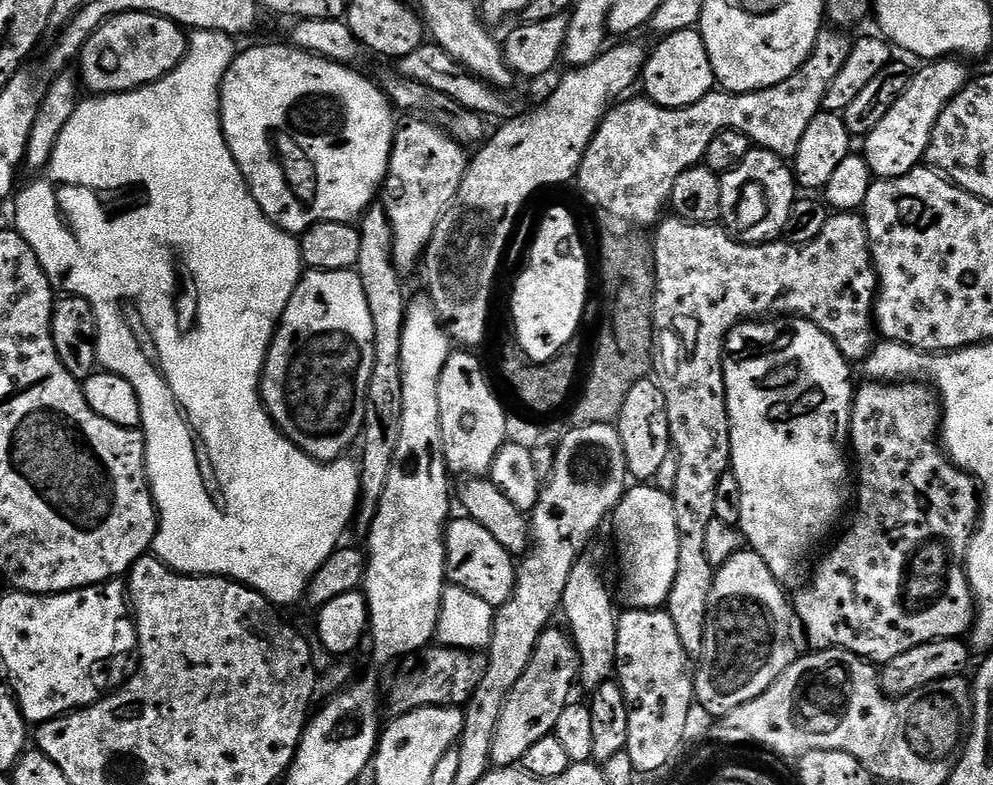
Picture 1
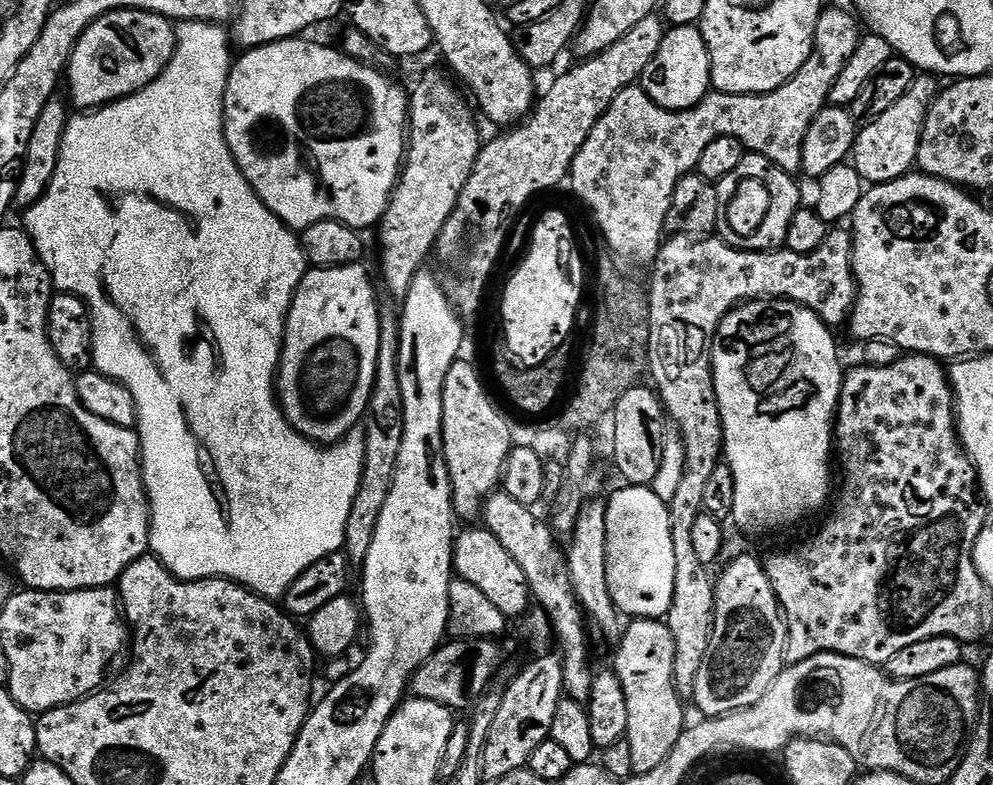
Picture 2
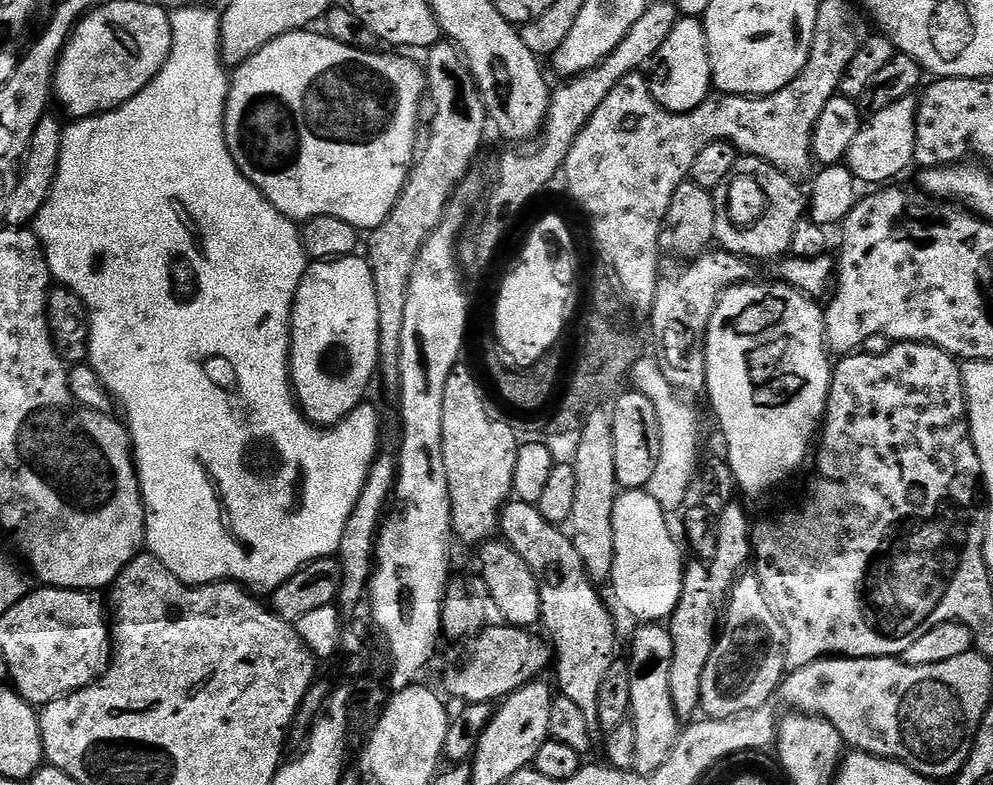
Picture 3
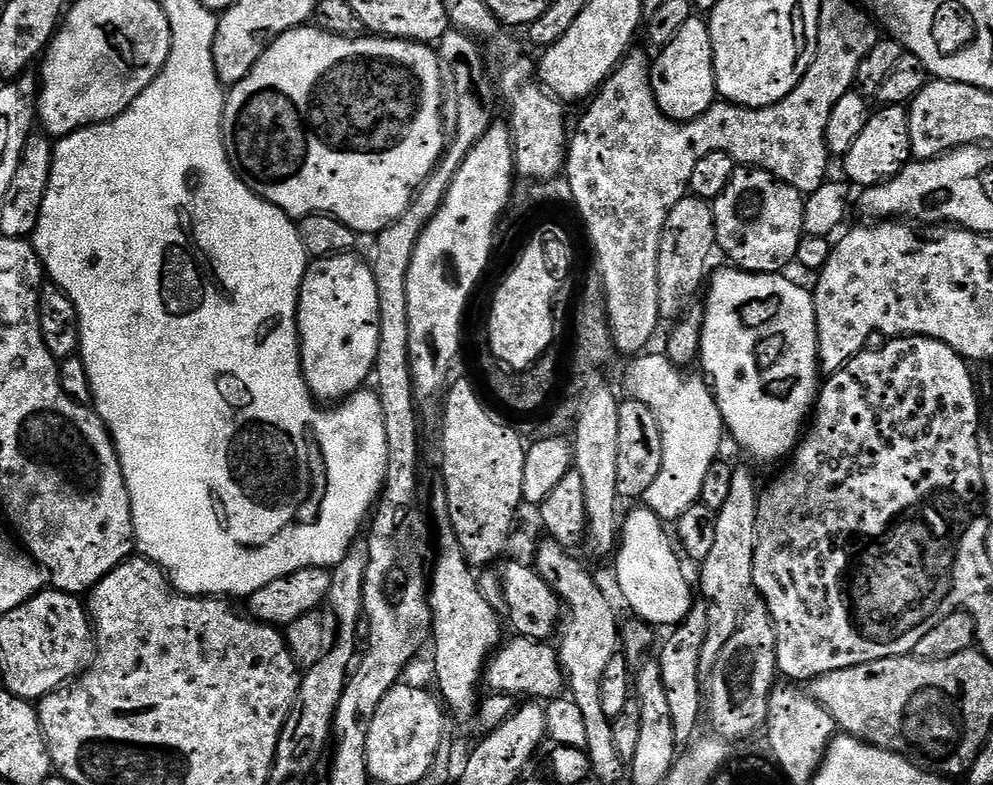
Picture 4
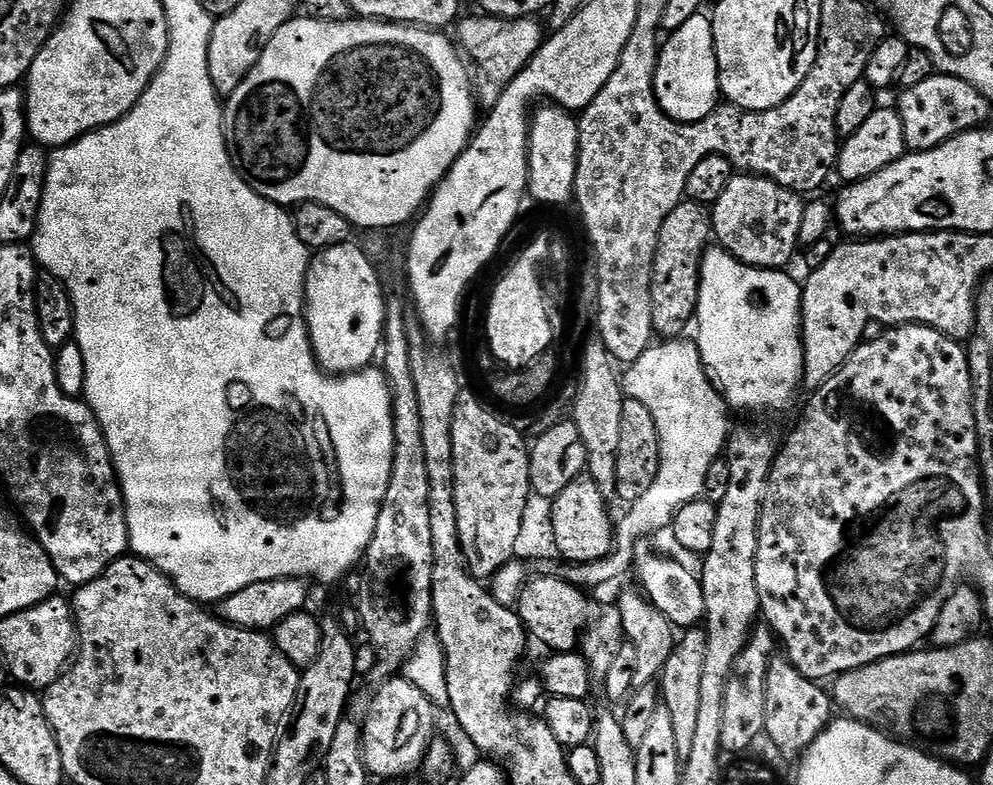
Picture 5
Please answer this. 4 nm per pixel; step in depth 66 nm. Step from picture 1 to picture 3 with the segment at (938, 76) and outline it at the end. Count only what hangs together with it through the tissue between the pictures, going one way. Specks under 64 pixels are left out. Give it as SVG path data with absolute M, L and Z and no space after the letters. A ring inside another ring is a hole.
M907 96L902 98L902 102L894 102L894 106L889 106L887 110L882 110L878 114L867 117L861 123L858 130L858 138L854 138L854 143L850 145L850 150L846 157L846 166L852 171L861 185L876 184L872 186L884 186L895 176L900 176L909 167L914 164L914 130L916 129L916 108L918 100L916 96Z

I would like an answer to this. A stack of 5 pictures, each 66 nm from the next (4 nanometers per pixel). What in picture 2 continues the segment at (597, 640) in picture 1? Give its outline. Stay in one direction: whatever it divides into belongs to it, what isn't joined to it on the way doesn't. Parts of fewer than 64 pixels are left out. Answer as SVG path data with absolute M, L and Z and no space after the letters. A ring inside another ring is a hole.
M603 499L585 503L580 510L580 517L576 529L570 534L572 549L567 549L568 569L572 579L572 588L576 597L580 599L580 607L590 621L593 629L601 628L608 632L616 624L618 609L610 598L610 590L606 586L606 518L604 512L606 504Z

